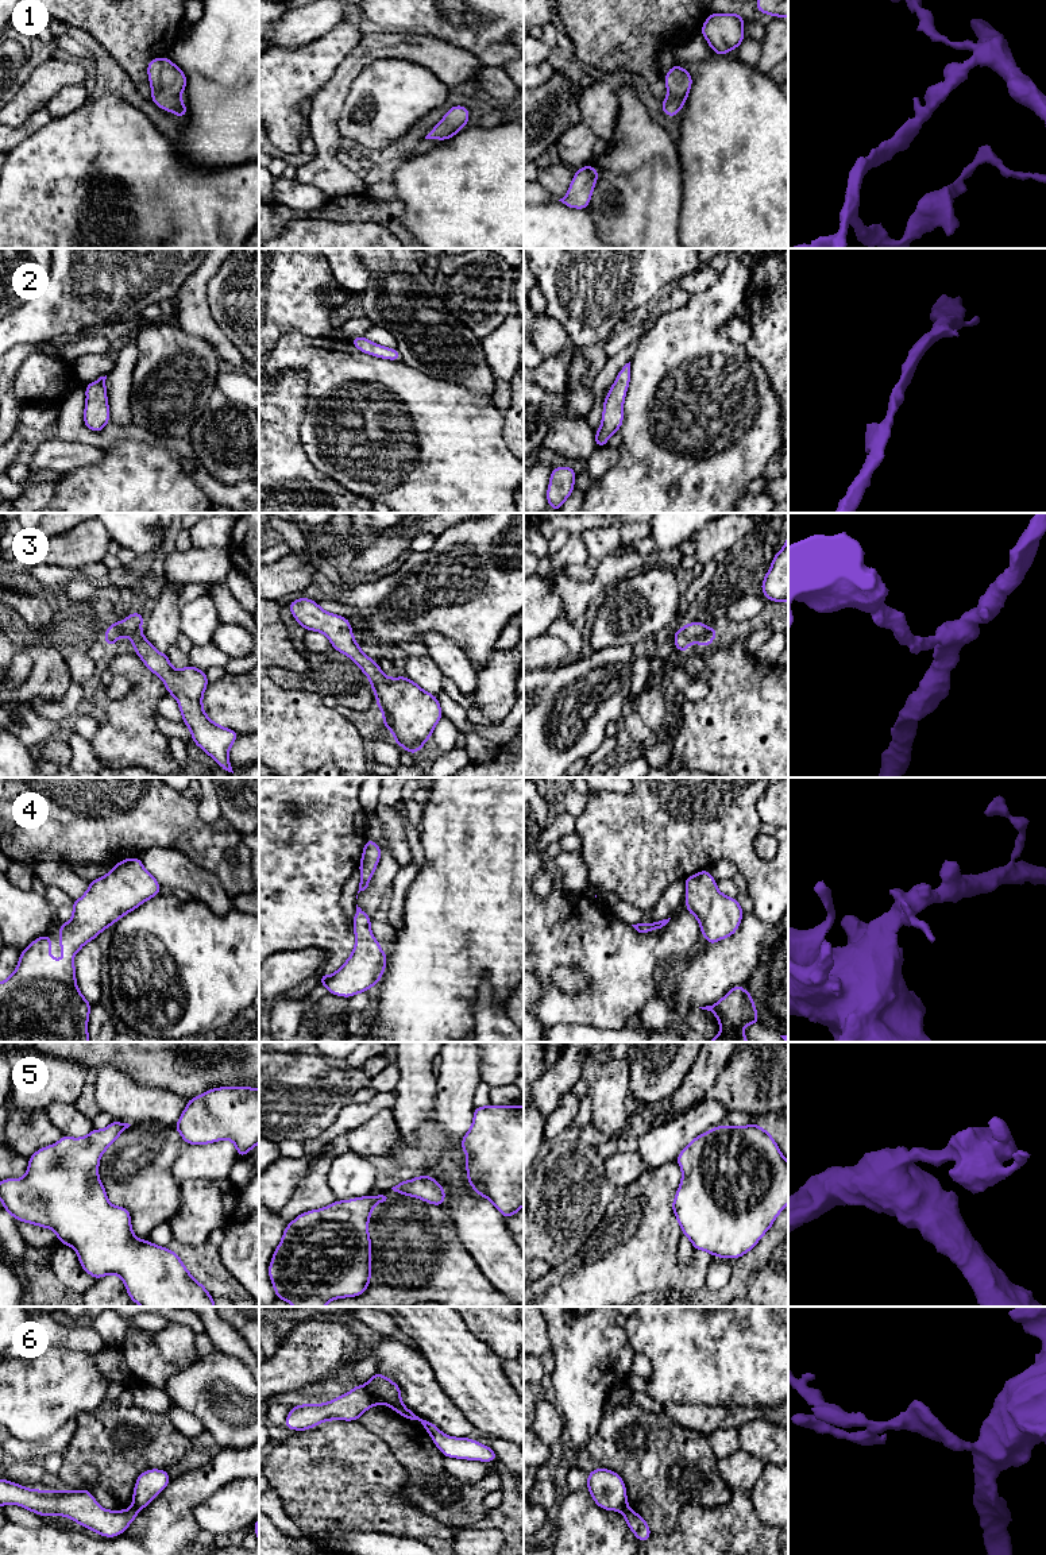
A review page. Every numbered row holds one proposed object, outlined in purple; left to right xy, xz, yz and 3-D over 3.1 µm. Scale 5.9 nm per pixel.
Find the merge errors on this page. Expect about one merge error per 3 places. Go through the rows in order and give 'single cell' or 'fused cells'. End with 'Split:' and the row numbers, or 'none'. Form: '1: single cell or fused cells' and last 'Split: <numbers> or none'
1: single cell
2: single cell
3: single cell
4: single cell
5: single cell
6: fused cells
Split: 6

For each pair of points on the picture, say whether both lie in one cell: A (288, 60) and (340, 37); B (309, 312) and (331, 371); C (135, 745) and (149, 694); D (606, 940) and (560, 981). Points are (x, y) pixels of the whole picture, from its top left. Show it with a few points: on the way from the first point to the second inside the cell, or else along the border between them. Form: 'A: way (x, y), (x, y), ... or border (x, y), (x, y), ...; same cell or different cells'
A: way (301, 60), (317, 60), (327, 50); same cell
B: border (288, 332), (297, 331), (328, 339); different cells
C: way (135, 733), (135, 713), (139, 706); same cell
D: border (547, 977), (571, 994), (591, 986); different cells

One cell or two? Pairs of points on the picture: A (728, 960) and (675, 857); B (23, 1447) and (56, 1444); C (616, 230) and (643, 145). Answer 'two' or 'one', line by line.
A: two
B: one
C: one

